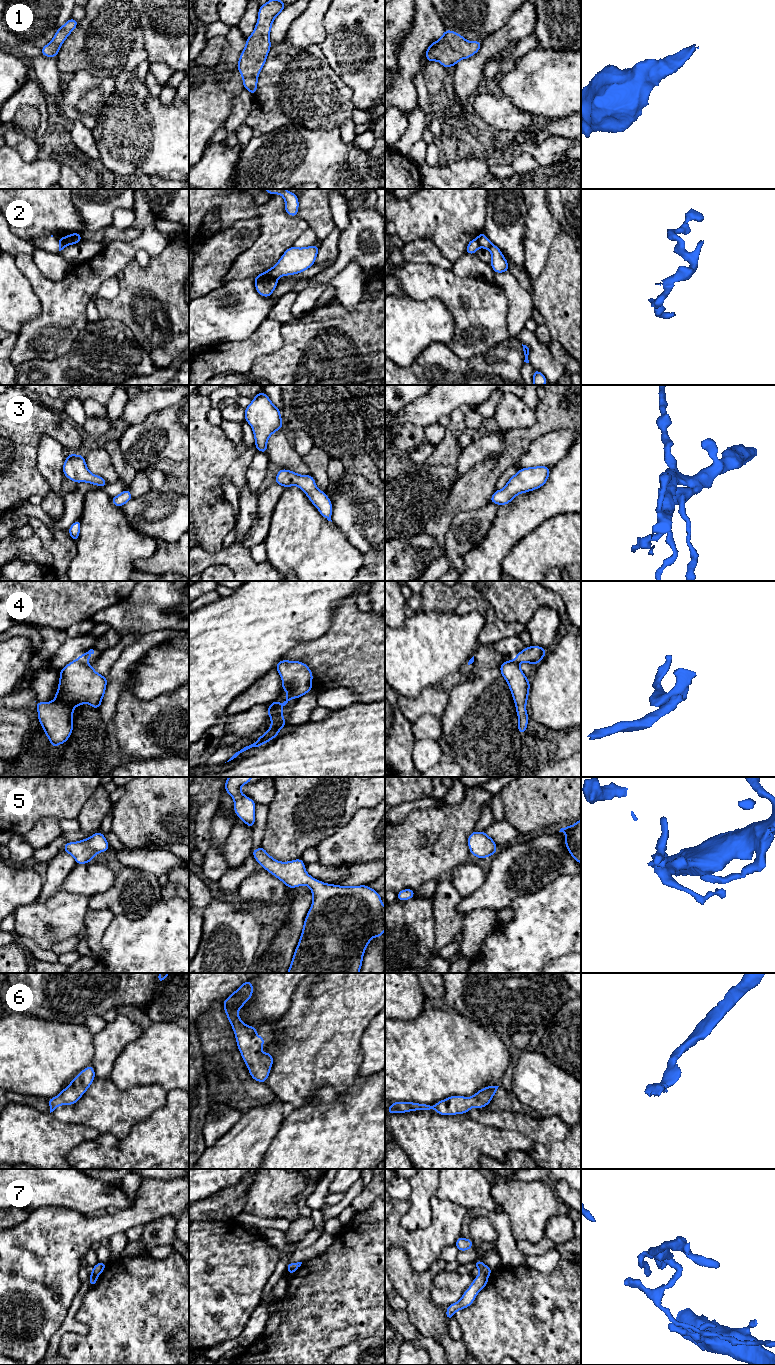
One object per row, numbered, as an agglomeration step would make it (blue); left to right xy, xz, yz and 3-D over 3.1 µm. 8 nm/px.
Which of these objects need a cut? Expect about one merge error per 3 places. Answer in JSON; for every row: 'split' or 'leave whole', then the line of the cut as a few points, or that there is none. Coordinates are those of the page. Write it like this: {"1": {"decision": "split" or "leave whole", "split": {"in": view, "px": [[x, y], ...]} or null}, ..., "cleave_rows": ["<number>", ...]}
{"1": {"decision": "leave whole", "split": null}, "2": {"decision": "split", "split": {"in": "xz", "px": [[276, 278], [261, 279], [255, 283]]}}, "3": {"decision": "leave whole", "split": null}, "4": {"decision": "split", "split": {"in": "xz", "px": [[281, 711], [275, 712], [270, 717]]}}, "5": {"decision": "leave whole", "split": null}, "6": {"decision": "leave whole", "split": null}, "7": {"decision": "split", "split": {"in": "yz", "px": [[480, 1272], [488, 1275]]}}, "cleave_rows": ["2", "4", "7"]}

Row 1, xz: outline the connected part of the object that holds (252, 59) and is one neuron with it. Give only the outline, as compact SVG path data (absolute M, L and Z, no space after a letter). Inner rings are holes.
M269 0L260 6L258 20L238 61L238 71L243 77L243 86L255 96L260 74L271 48L270 30L277 15L285 8L282 0Z

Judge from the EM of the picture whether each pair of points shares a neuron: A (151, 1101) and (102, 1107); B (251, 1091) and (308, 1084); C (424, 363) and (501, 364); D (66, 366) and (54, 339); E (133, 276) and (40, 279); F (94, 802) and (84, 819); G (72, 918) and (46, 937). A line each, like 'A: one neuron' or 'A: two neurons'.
A: one neuron
B: two neurons
C: one neuron
D: two neurons
E: two neurons
F: one neuron
G: one neuron

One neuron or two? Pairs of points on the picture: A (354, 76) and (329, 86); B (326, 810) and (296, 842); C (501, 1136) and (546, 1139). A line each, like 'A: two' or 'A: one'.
A: two
B: one
C: two

